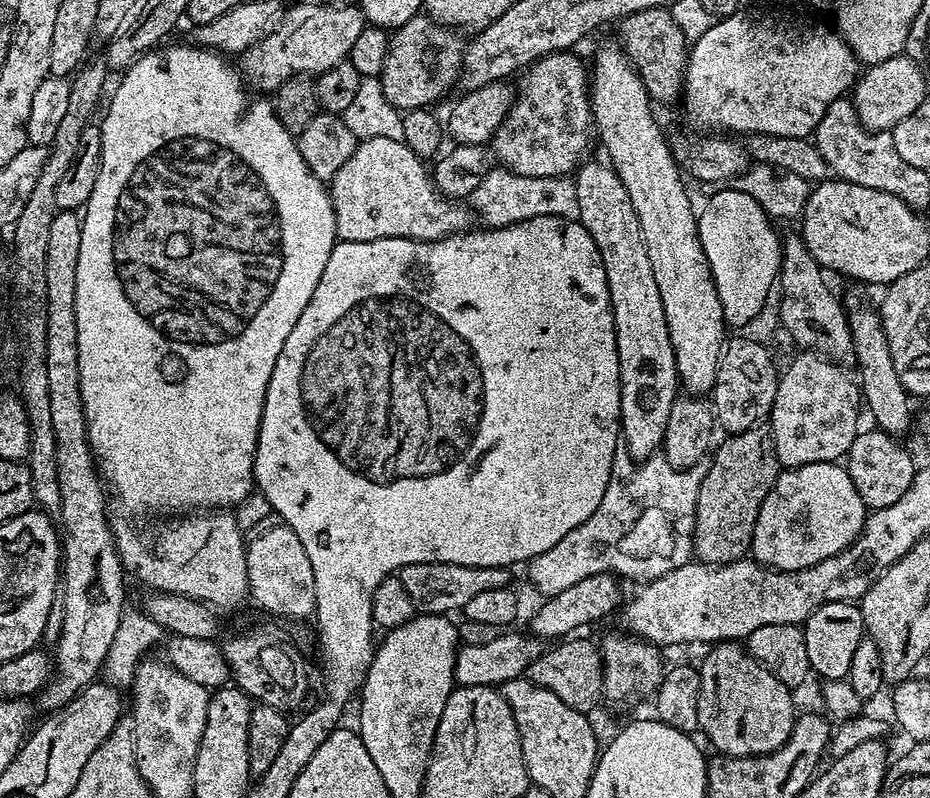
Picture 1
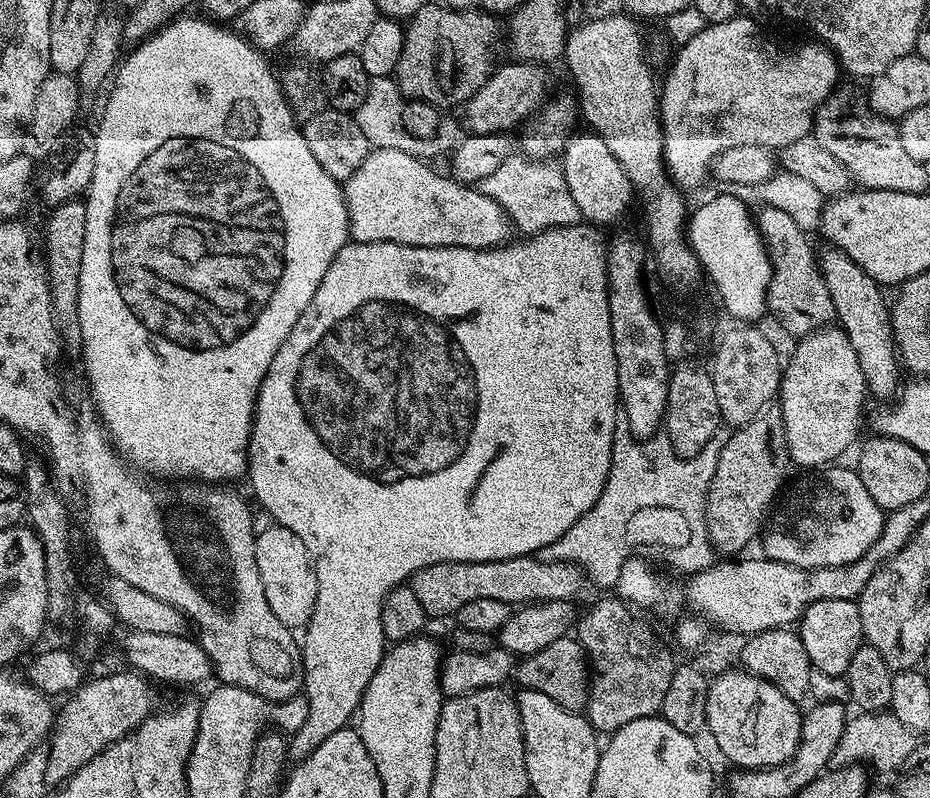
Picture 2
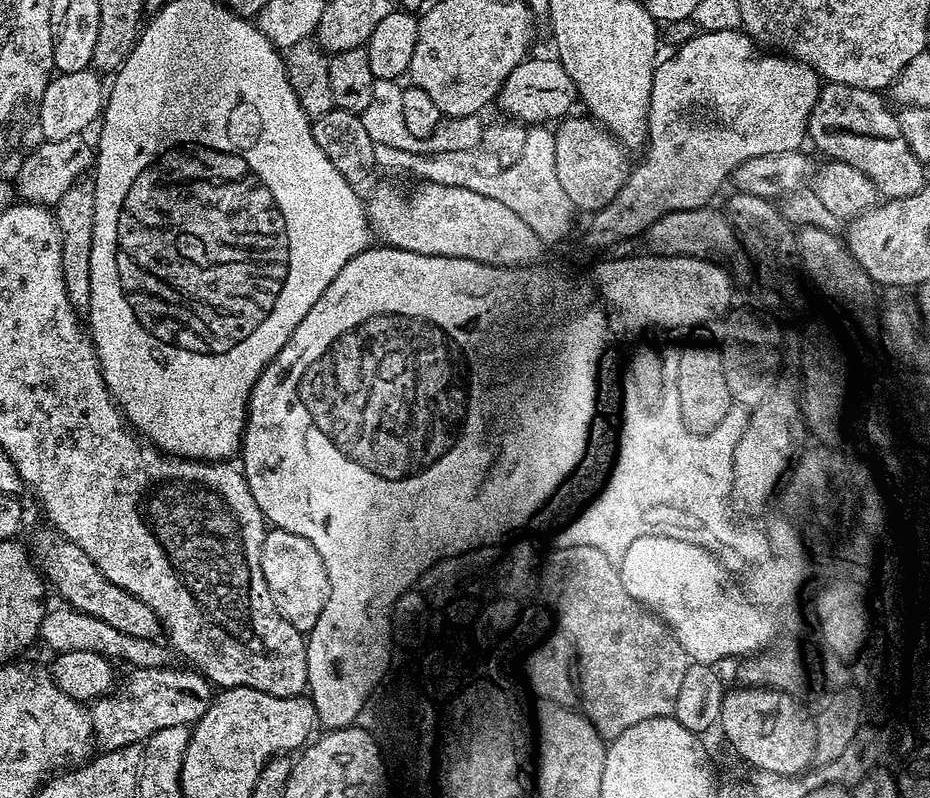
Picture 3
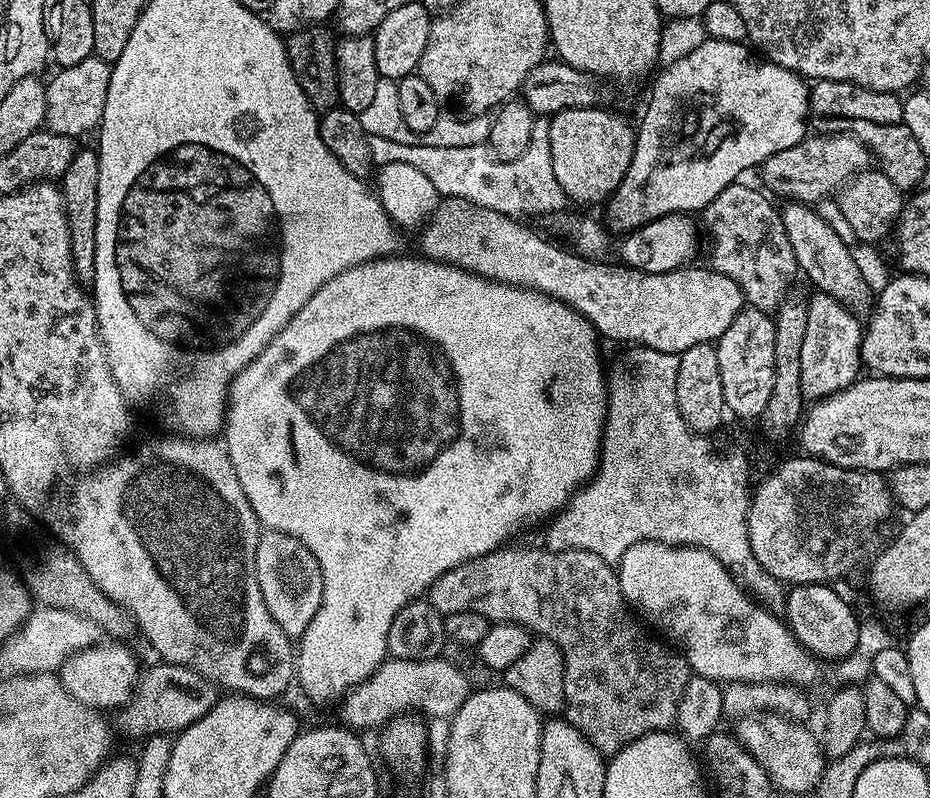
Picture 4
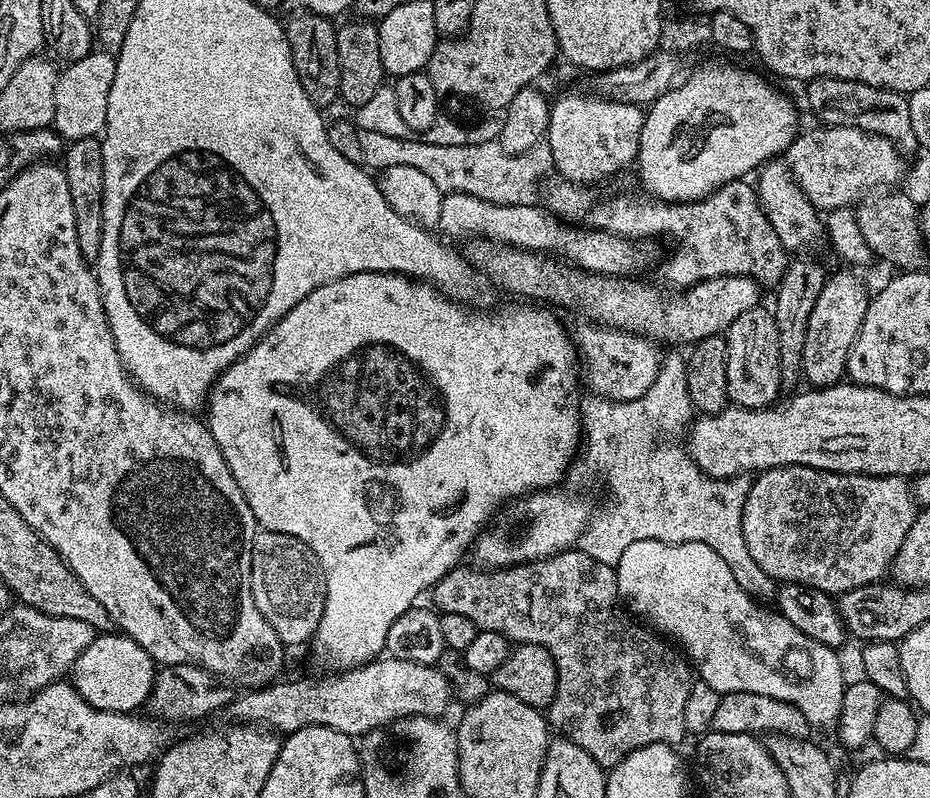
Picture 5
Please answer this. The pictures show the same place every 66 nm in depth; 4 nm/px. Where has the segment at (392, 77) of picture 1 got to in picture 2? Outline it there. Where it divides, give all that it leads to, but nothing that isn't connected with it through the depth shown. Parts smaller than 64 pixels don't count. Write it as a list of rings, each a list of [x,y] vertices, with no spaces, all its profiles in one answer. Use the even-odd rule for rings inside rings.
[[[429,2],[407,21],[402,58],[396,67],[394,79],[404,98],[424,100],[427,104],[435,104],[437,108],[447,110],[455,104],[463,105],[492,75],[492,51],[496,48],[496,39],[499,36],[501,39],[502,28],[496,25],[497,17],[493,13],[482,12],[479,8],[449,8],[440,4]]]

